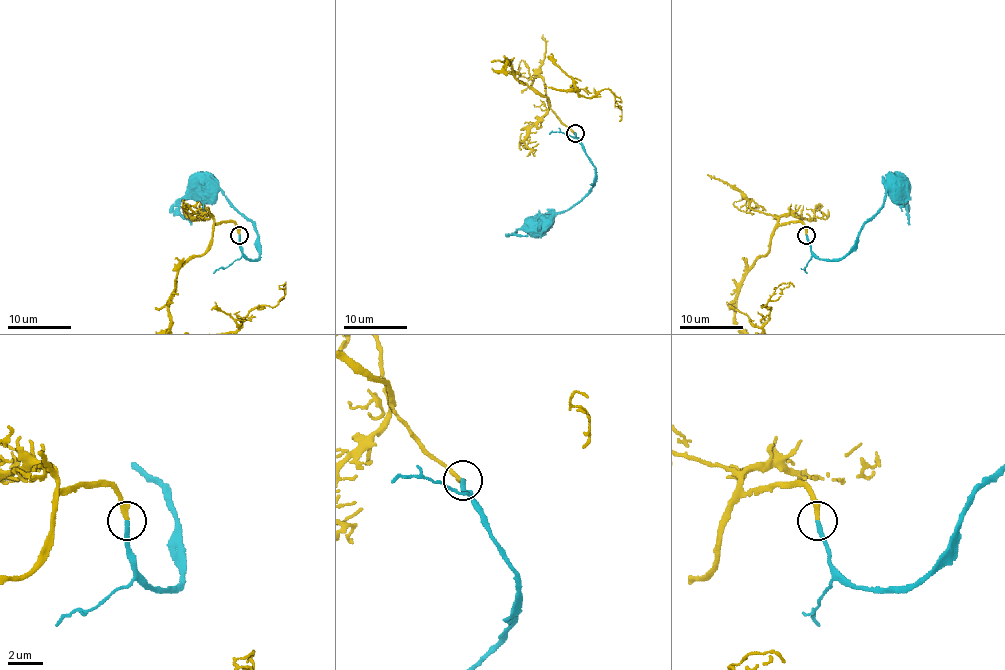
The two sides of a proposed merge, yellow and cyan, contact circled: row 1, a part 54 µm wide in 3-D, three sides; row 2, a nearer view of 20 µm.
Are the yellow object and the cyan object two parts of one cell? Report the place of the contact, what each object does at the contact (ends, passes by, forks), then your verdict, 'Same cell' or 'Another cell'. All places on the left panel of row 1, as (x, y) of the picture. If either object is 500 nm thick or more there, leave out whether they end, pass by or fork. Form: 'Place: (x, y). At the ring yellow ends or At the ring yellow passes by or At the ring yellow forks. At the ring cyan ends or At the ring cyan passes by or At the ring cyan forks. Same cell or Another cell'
Place: (239, 235). At the ring yellow ends. At the ring cyan ends. Same cell

